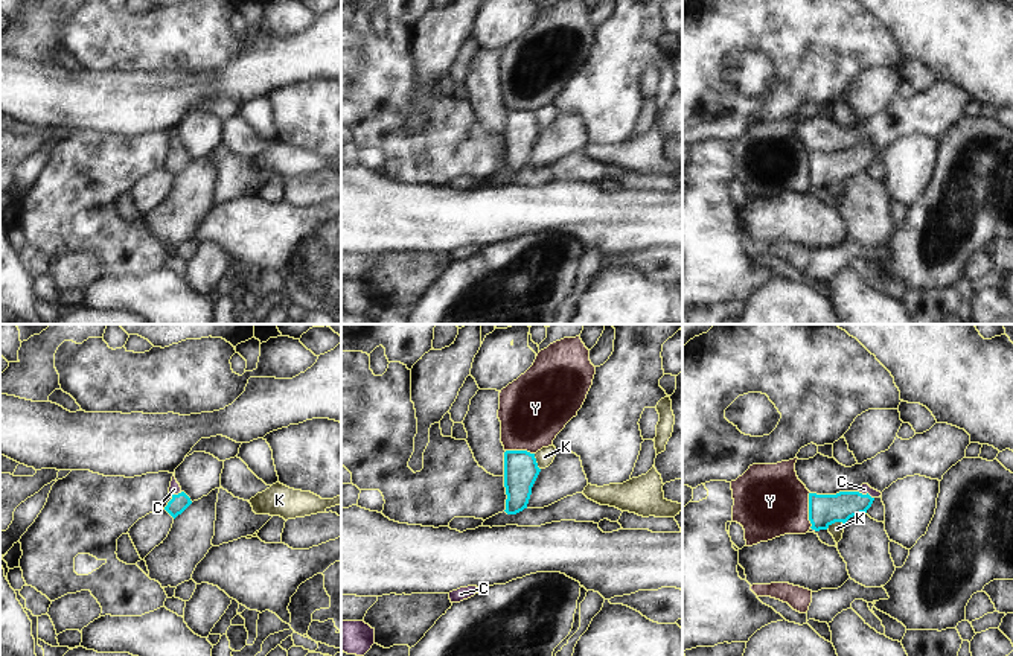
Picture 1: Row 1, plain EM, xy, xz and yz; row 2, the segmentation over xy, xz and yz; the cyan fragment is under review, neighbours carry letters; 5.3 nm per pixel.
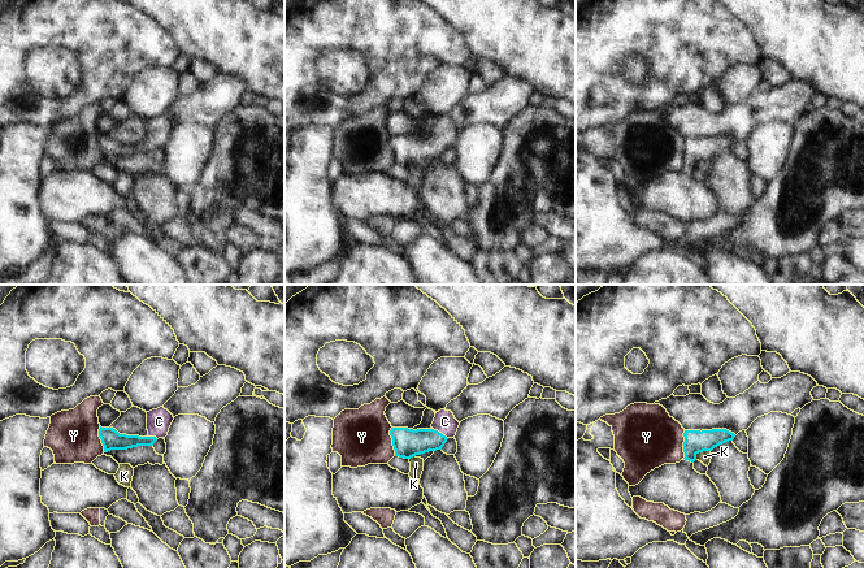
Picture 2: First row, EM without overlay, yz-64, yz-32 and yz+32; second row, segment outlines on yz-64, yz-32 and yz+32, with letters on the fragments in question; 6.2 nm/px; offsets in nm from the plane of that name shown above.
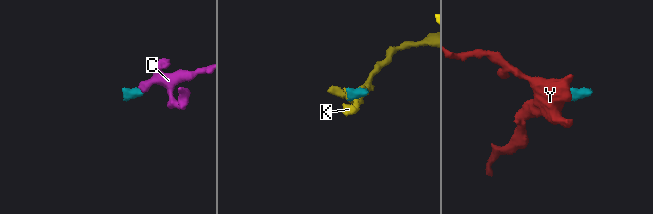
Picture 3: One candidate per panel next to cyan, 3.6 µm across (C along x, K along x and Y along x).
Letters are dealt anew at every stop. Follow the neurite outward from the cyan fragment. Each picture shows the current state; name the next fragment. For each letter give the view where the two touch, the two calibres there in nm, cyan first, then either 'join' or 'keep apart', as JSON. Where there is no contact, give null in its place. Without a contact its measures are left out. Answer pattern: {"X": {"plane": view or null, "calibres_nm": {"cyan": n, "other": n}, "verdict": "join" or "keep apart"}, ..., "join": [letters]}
{"C": {"plane": "yz", "calibres_nm": {"cyan": 160, "other": 60}, "verdict": "join"}, "K": {"plane": "yz", "calibres_nm": {"cyan": 160, "other": 70}, "verdict": "keep apart"}, "Y": {"plane": "yz", "calibres_nm": {"cyan": 160, "other": 380}, "verdict": "keep apart"}, "join": ["C"]}

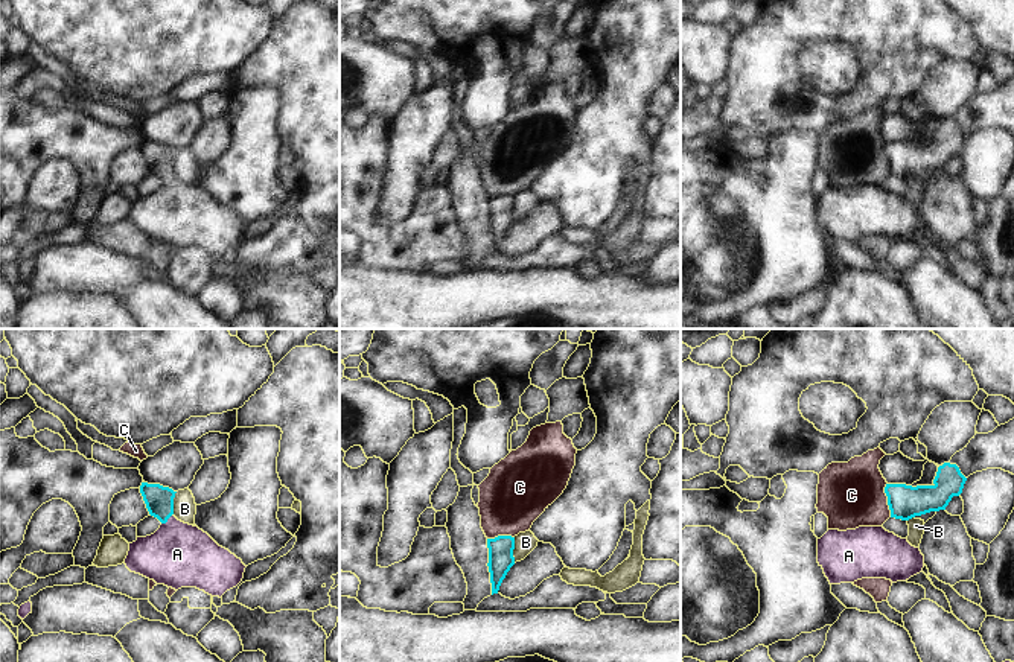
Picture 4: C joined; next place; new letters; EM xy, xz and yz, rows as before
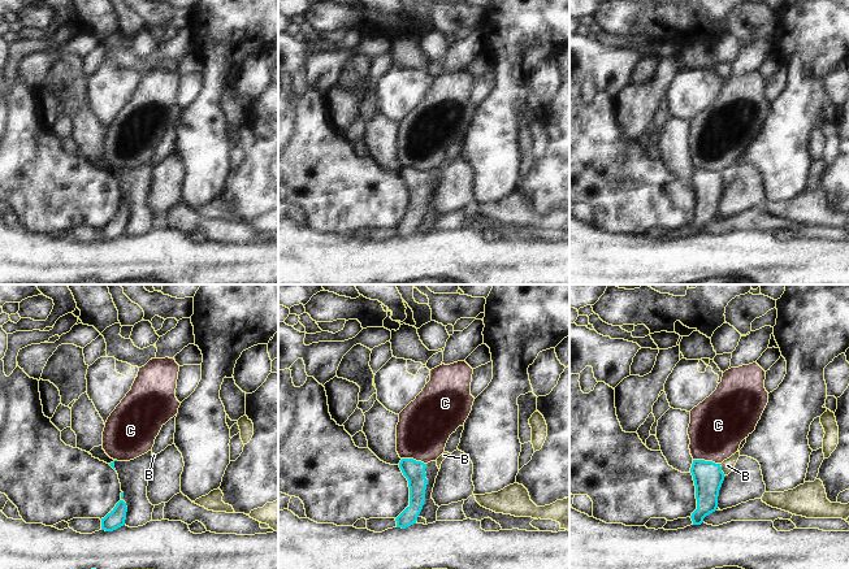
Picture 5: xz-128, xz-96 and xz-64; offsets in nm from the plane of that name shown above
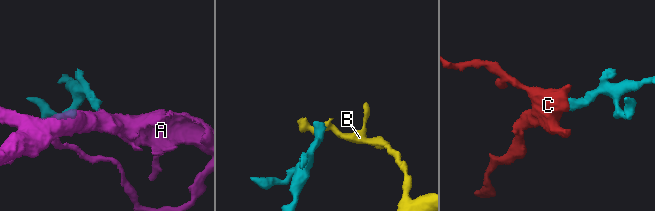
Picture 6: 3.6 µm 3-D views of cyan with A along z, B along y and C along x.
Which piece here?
{"A": {"plane": "xy", "calibres_nm": {"cyan": 150, "other": 340}, "verdict": "join"}, "B": {"plane": "xz", "calibres_nm": {"cyan": 130, "other": 110}, "verdict": "keep apart"}, "C": {"plane": "yz", "calibres_nm": {"cyan": 180, "other": 340}, "verdict": "keep apart"}, "join": ["A"]}

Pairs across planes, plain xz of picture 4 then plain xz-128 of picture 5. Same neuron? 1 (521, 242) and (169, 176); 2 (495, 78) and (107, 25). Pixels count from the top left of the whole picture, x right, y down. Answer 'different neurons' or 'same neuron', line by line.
1: same neuron
2: different neurons

